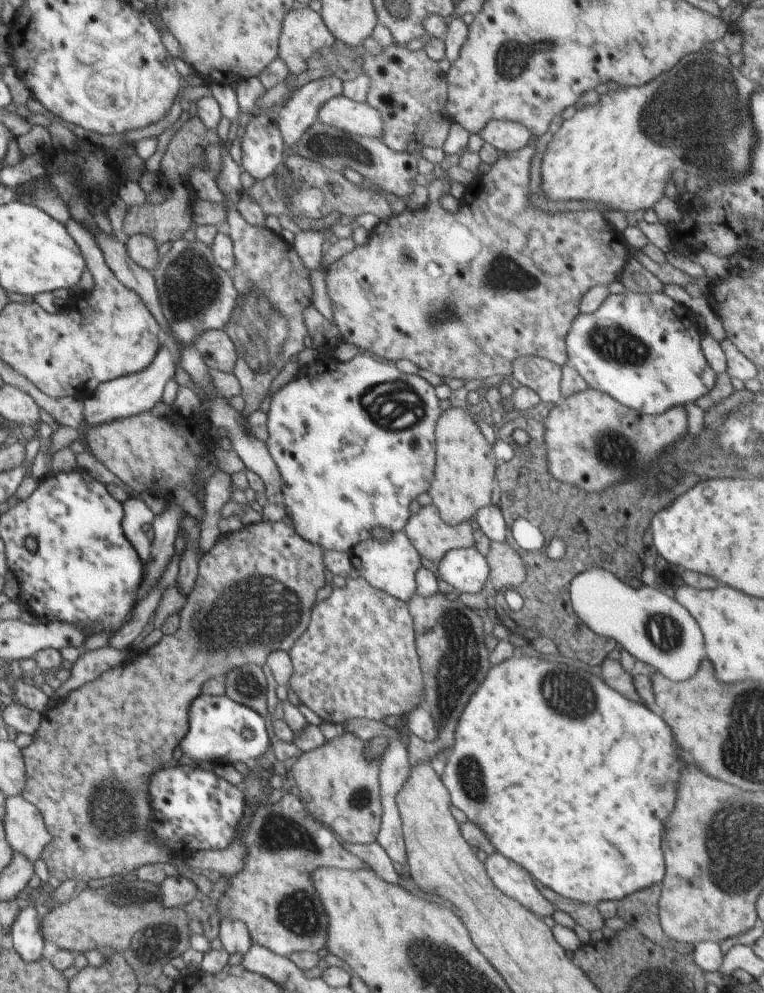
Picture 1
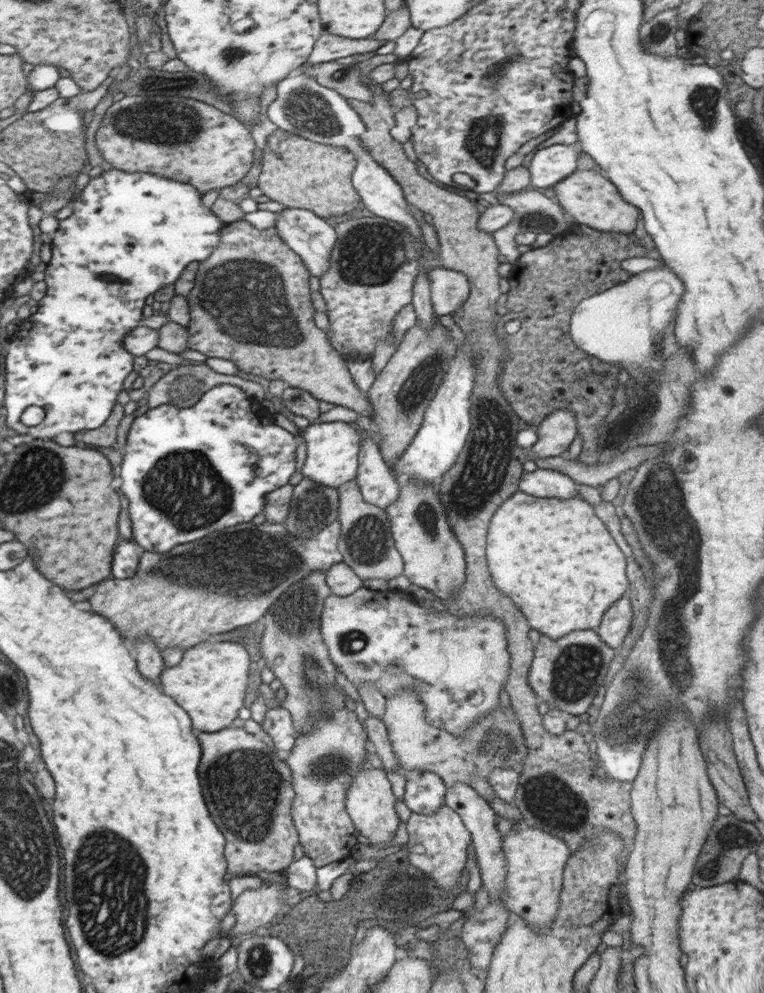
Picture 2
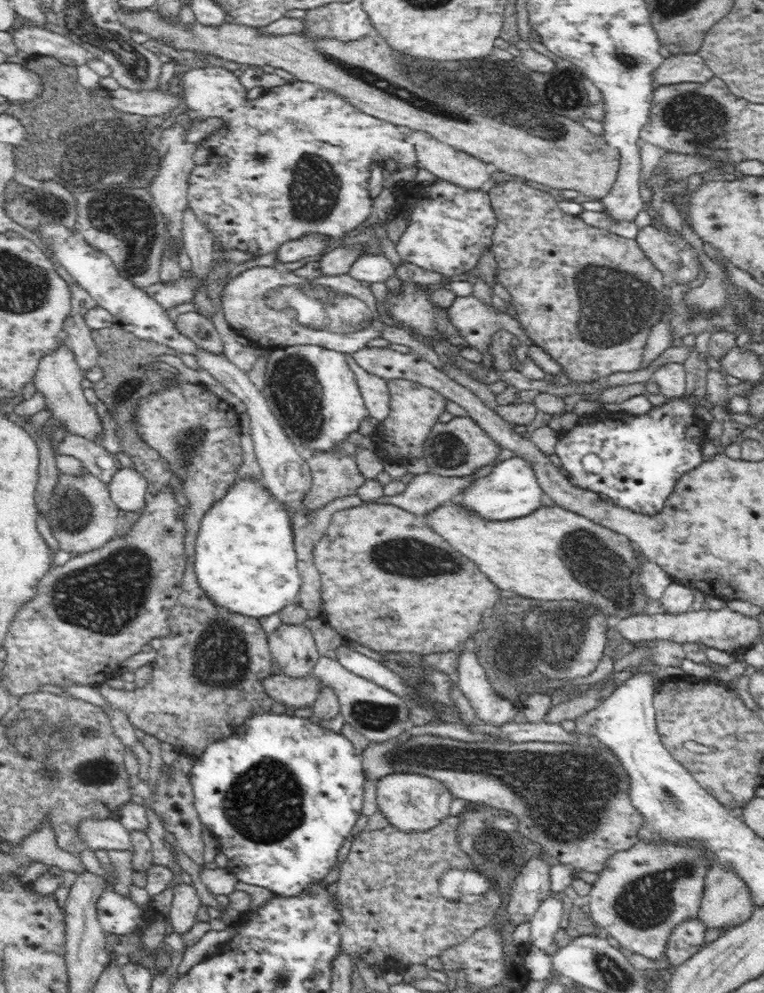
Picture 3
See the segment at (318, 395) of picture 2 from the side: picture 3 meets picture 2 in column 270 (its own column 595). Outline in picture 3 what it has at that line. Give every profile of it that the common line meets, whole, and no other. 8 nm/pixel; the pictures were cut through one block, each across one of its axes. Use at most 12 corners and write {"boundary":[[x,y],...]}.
{"boundary":[[489,185],[495,280],[578,382],[641,368],[666,310],[636,239]]}

